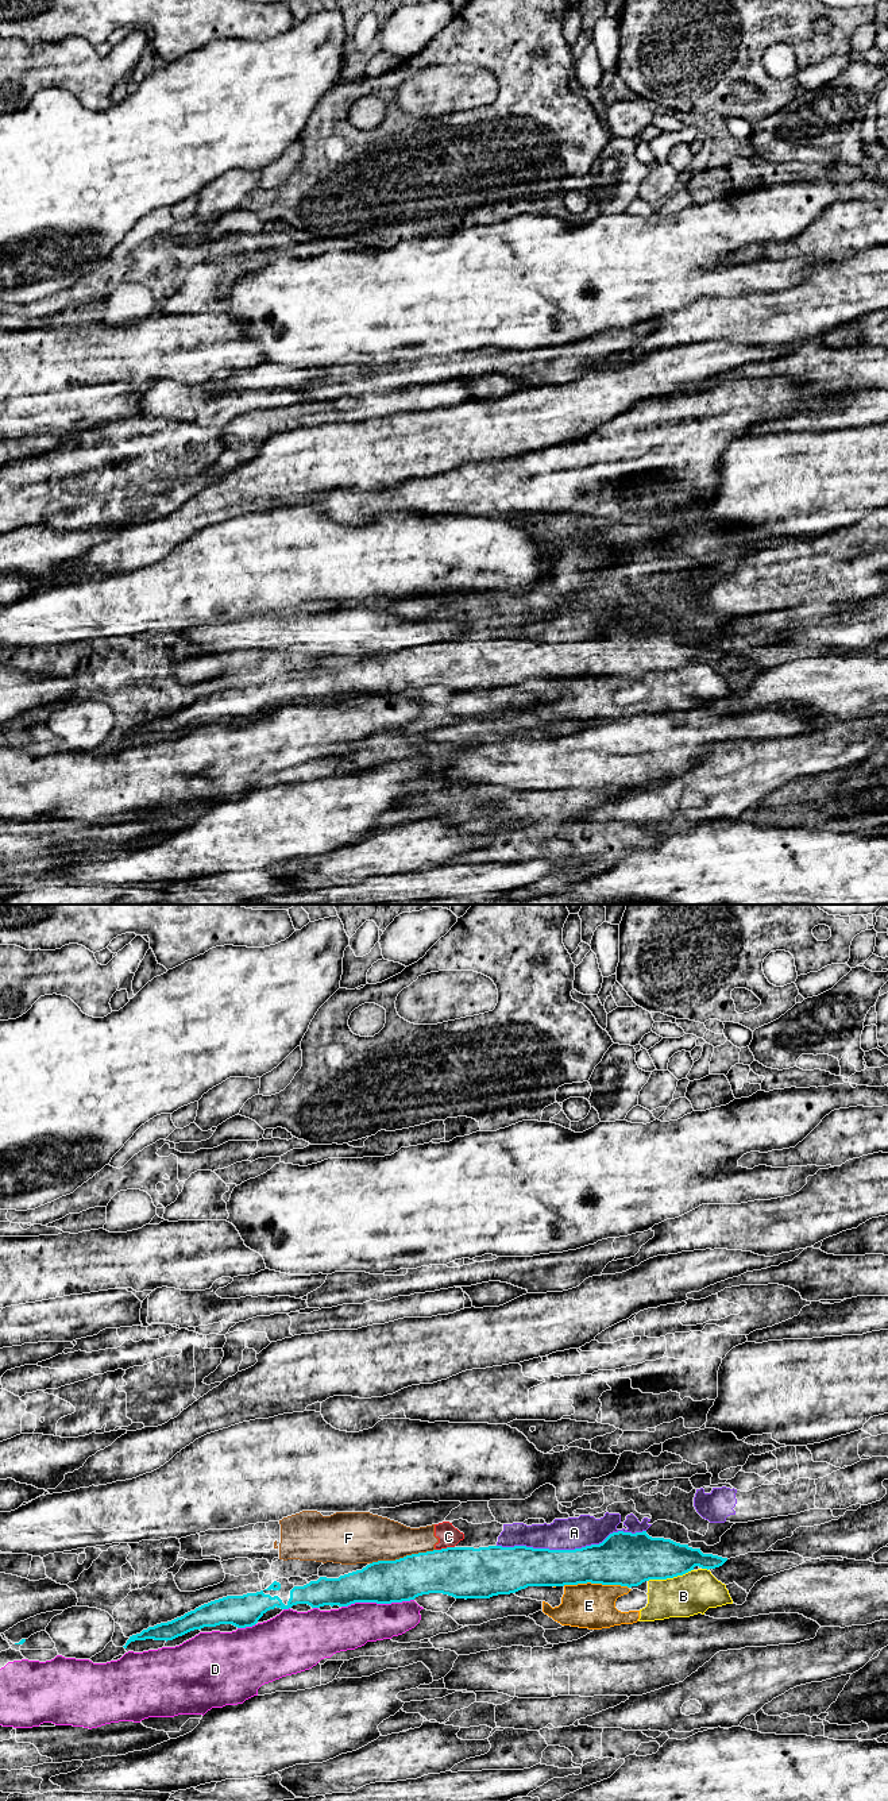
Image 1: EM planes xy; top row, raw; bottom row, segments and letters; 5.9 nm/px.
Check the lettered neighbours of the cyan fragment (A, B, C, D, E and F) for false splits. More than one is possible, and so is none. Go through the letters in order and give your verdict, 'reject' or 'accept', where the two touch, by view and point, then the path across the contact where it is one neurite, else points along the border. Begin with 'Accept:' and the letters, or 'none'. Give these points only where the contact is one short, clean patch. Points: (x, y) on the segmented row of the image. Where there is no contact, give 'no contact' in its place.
Accept: none
A: reject; contact xy (571, 1550)
B: reject; contact xy (670, 1577); border xy (692, 1569), (672, 1577), (651, 1578), (648, 1581)
C: reject; contact xy (444, 1549)
D: reject; contact xy (377, 1603)
E: reject; contact xy (595, 1582)
F: reject; contact xy (404, 1557)

